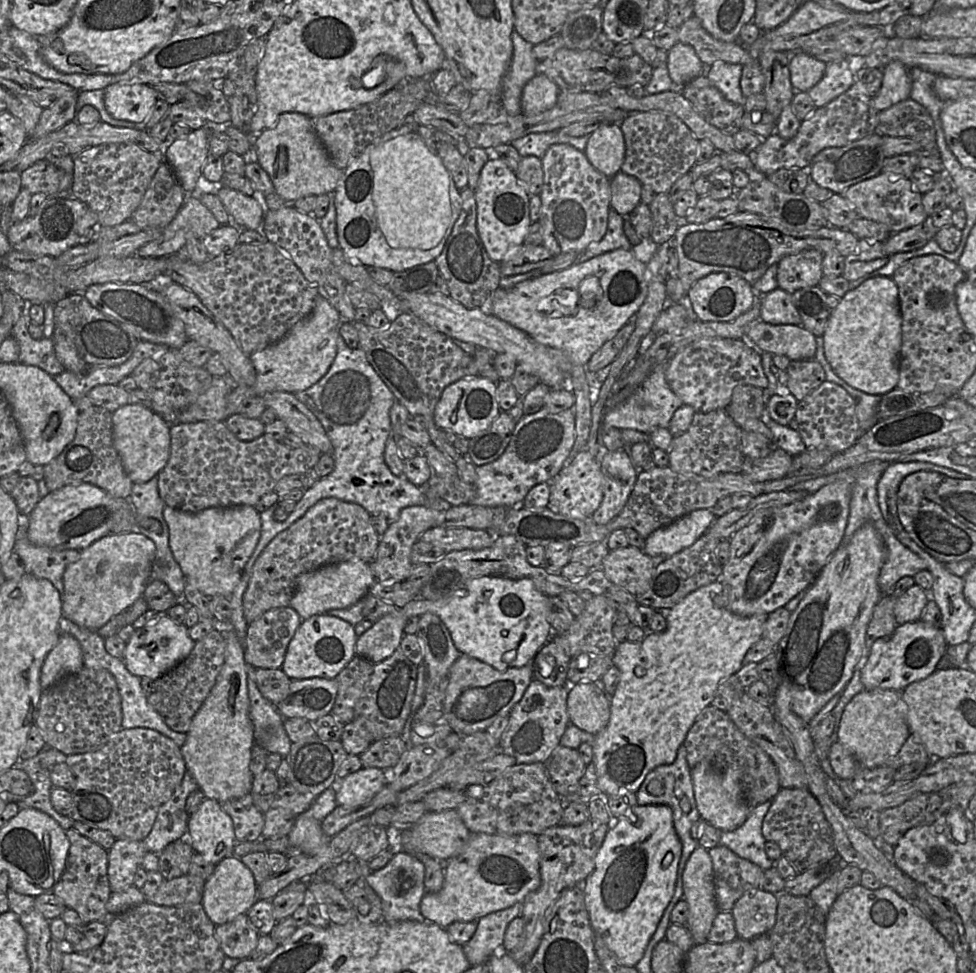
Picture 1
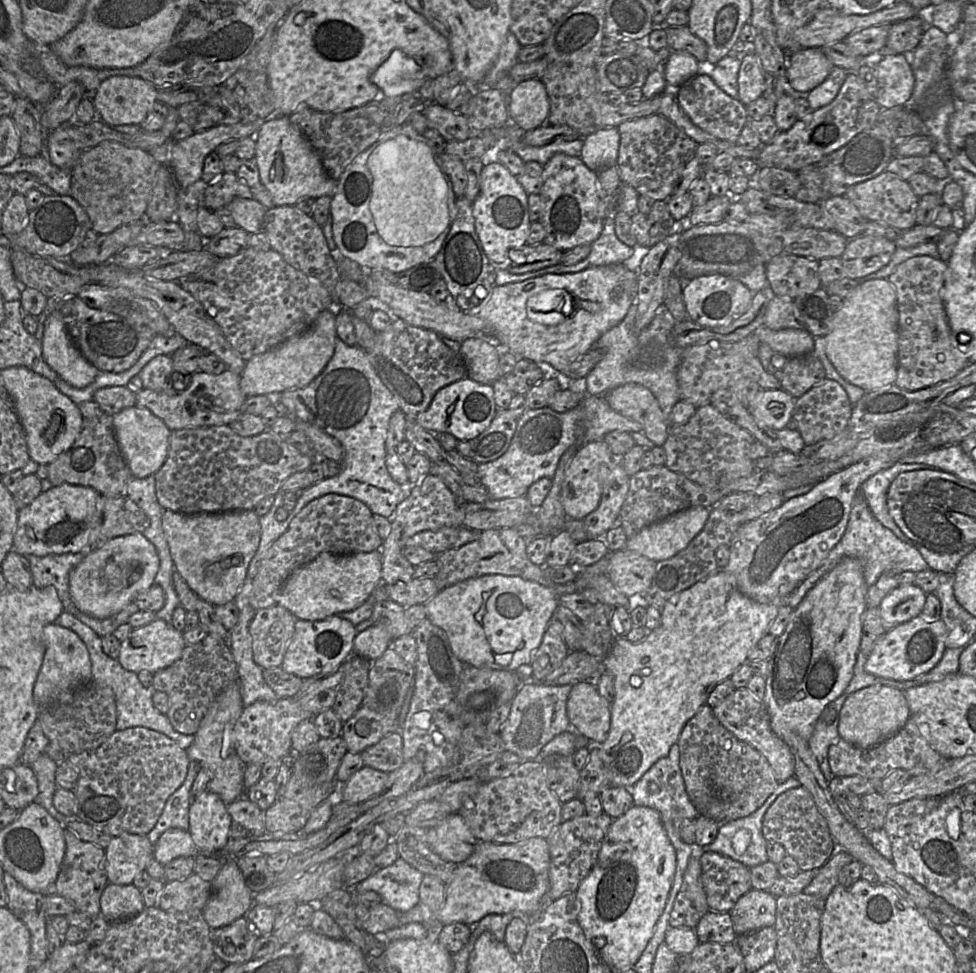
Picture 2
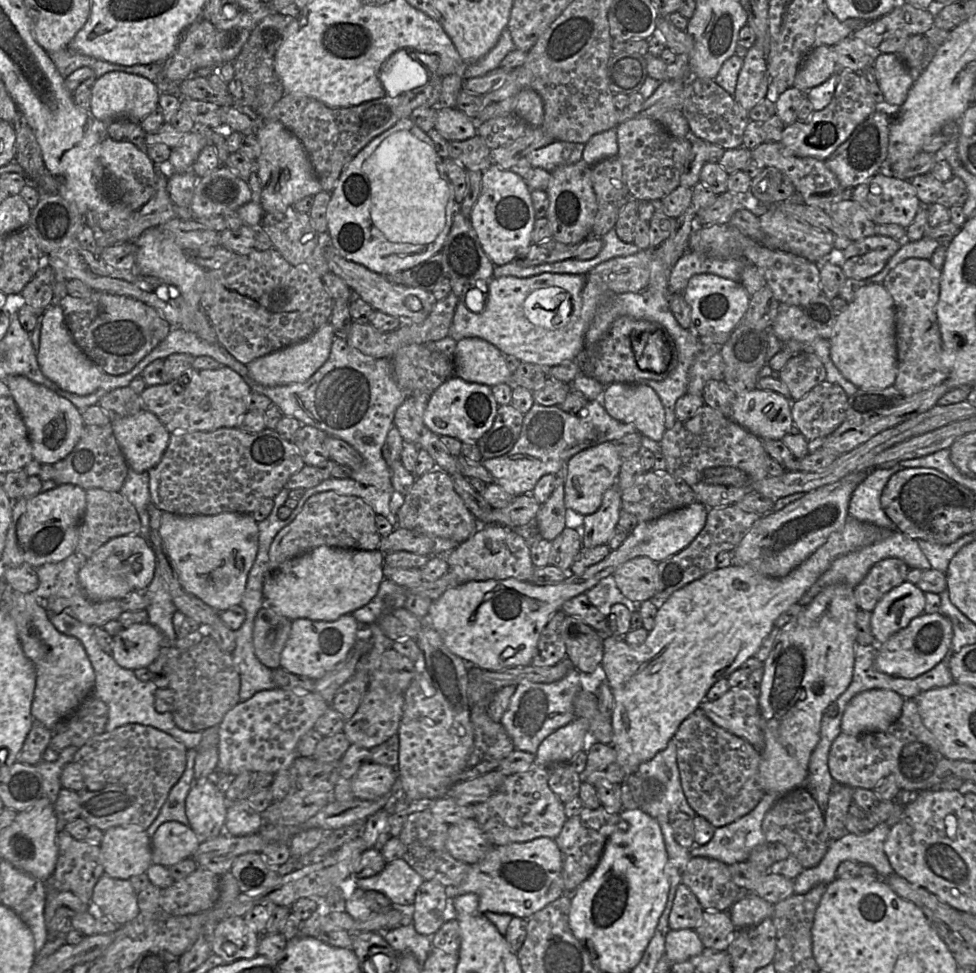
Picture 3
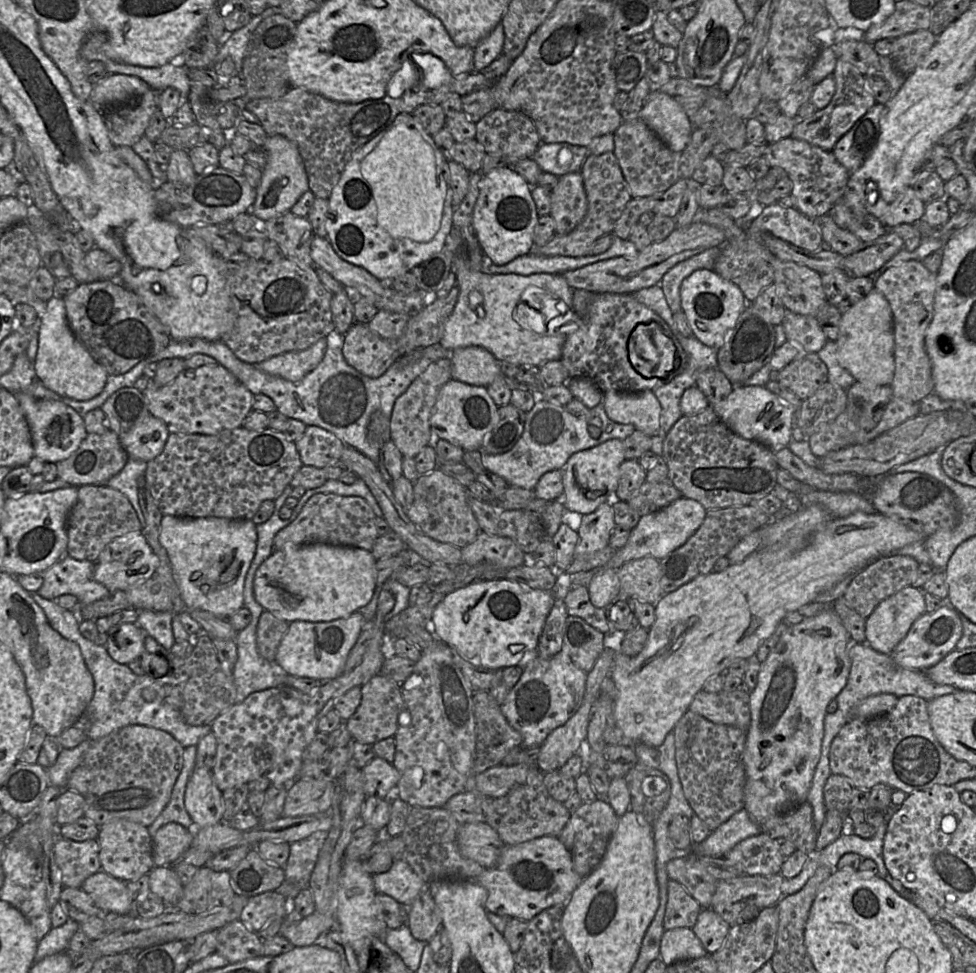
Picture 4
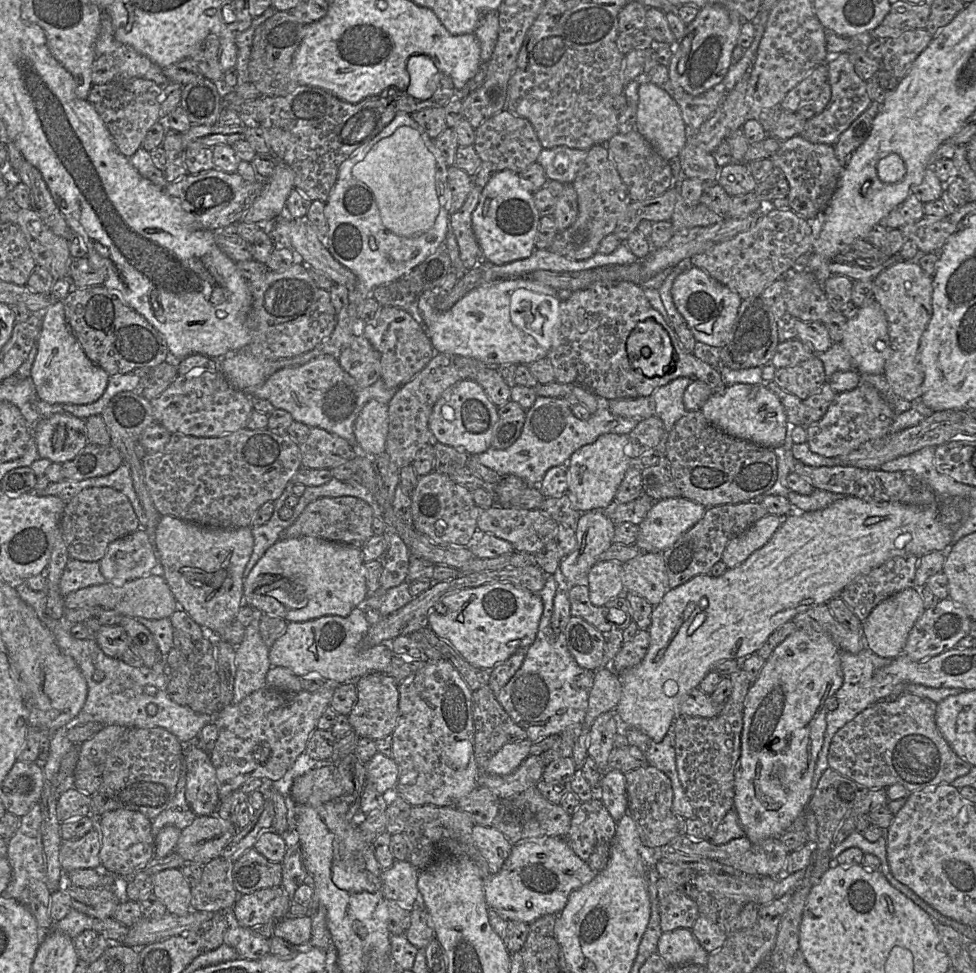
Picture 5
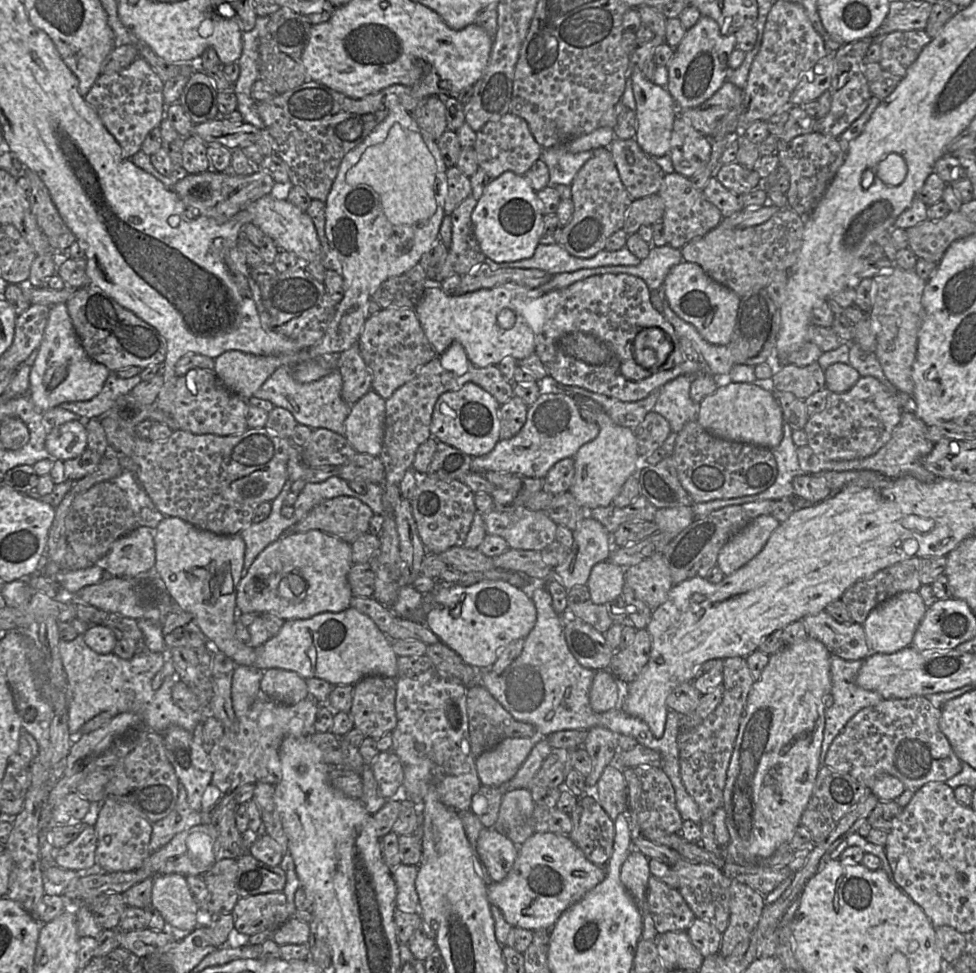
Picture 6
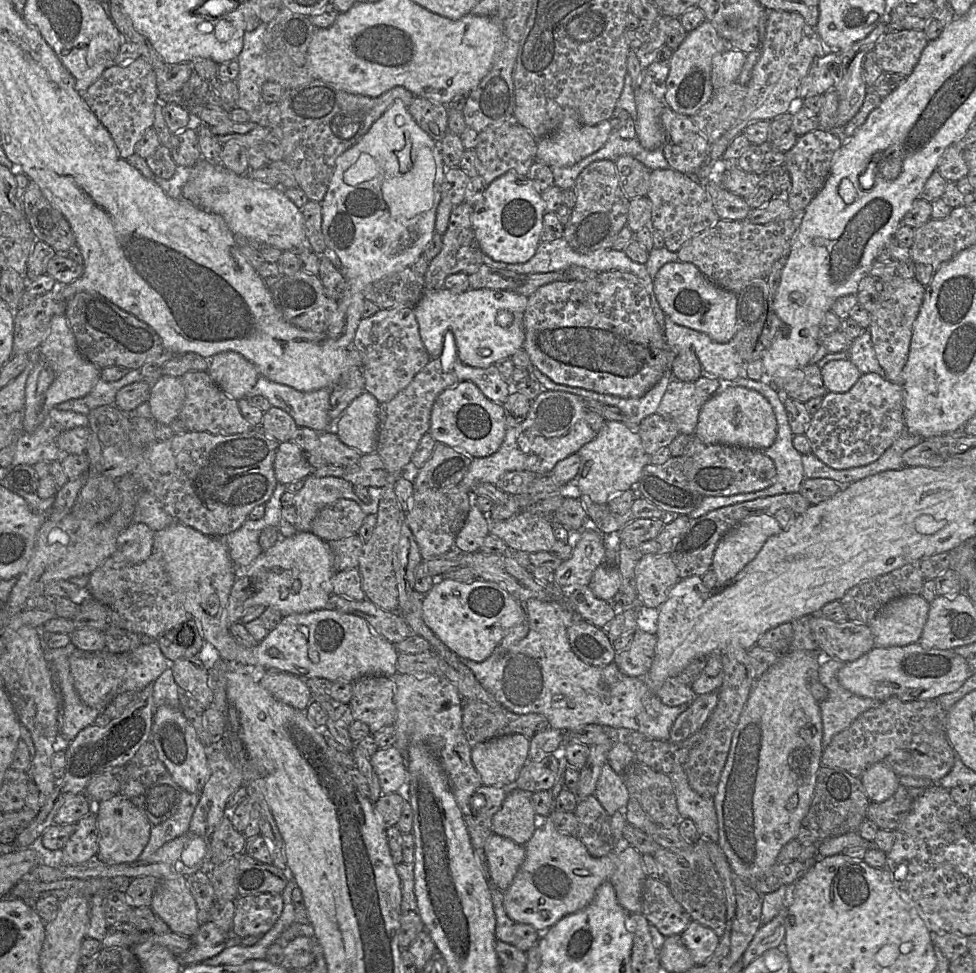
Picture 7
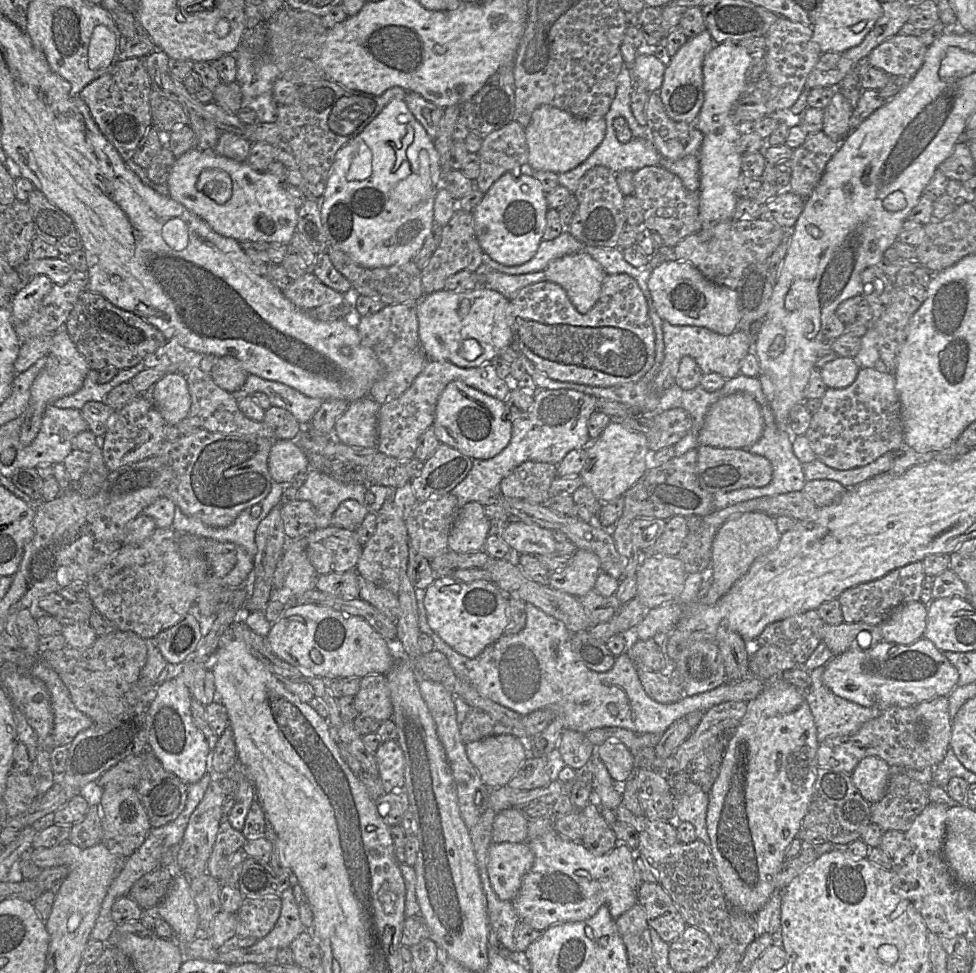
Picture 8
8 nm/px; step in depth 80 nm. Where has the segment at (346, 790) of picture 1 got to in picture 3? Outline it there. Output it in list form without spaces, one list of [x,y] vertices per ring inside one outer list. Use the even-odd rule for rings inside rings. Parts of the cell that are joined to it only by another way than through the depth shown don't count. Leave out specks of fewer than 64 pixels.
[[[367,762],[350,781],[354,799],[373,800],[395,791],[397,770],[390,766]]]

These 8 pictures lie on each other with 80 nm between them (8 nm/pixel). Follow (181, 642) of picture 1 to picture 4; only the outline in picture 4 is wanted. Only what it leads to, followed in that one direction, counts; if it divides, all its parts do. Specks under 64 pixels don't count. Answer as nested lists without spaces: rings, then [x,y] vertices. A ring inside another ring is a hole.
[[[135,623],[114,625],[107,631],[105,648],[114,661],[127,665],[140,657],[147,635],[146,631]]]

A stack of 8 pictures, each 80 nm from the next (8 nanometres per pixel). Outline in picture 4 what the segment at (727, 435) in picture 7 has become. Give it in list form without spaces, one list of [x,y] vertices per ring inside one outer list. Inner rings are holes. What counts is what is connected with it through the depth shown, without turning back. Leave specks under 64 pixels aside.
[[[736,385],[727,398],[710,407],[732,432],[742,438],[759,442],[773,451],[788,447],[791,441],[793,412],[765,386]]]

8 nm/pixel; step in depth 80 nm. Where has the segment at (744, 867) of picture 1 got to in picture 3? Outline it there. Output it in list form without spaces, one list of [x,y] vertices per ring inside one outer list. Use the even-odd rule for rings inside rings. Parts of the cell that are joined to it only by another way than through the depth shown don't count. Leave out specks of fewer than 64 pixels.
[[[692,857],[681,877],[682,883],[692,891],[704,910],[729,911],[733,904],[750,893],[732,881],[729,865],[711,858]]]

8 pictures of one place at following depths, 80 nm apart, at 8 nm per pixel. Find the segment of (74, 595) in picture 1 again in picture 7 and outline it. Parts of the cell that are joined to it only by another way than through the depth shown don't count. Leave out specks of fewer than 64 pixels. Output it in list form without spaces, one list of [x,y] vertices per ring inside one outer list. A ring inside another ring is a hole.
[[[131,523],[124,531],[120,533],[116,542],[116,550],[111,555],[118,561],[128,561],[140,563],[145,561],[153,551],[155,531],[145,523]]]

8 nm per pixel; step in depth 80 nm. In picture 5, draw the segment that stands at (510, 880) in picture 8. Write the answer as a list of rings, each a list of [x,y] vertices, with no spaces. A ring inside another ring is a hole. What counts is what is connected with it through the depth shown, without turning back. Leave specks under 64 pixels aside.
[[[475,825],[472,837],[476,848],[488,864],[490,874],[499,872],[513,844],[493,826]]]

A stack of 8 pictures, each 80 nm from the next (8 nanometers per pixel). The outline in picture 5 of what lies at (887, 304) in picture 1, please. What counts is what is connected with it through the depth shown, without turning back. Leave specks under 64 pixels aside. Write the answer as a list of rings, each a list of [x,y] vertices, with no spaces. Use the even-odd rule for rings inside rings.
[[[876,300],[859,308],[857,314],[847,320],[841,343],[851,356],[857,372],[884,373],[891,347],[887,318]]]

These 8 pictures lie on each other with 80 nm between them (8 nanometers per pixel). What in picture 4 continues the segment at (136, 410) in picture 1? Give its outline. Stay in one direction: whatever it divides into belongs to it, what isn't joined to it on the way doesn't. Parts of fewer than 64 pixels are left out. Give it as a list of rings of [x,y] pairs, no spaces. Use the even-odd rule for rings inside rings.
[[[150,413],[118,438],[129,457],[147,463],[163,451],[169,434],[166,424]]]

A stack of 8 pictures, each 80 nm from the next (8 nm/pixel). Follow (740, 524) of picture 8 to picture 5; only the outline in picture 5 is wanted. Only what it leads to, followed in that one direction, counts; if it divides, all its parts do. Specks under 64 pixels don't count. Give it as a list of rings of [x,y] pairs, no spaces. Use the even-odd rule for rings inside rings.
[[[768,514],[742,534],[733,538],[723,551],[721,560],[728,568],[743,563],[752,553],[763,547],[779,529],[783,517]]]

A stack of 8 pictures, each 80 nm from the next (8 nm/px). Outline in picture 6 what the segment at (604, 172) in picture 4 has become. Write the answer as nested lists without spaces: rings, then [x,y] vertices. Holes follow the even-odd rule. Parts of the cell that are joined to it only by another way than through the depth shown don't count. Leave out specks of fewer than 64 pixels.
[[[607,147],[593,150],[592,157],[578,170],[570,187],[574,210],[567,225],[562,227],[556,243],[573,256],[590,258],[604,250],[607,239],[622,228],[632,198],[620,179]]]

